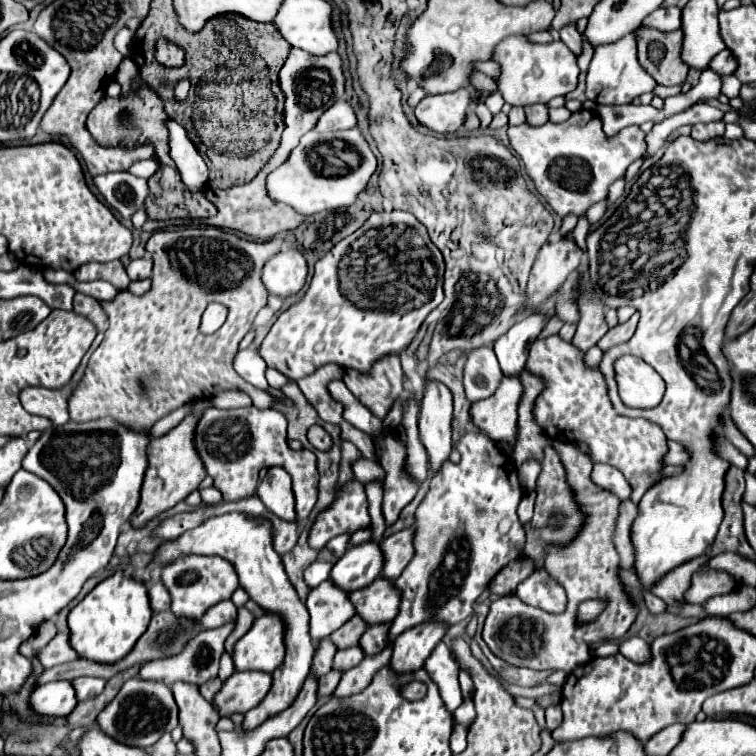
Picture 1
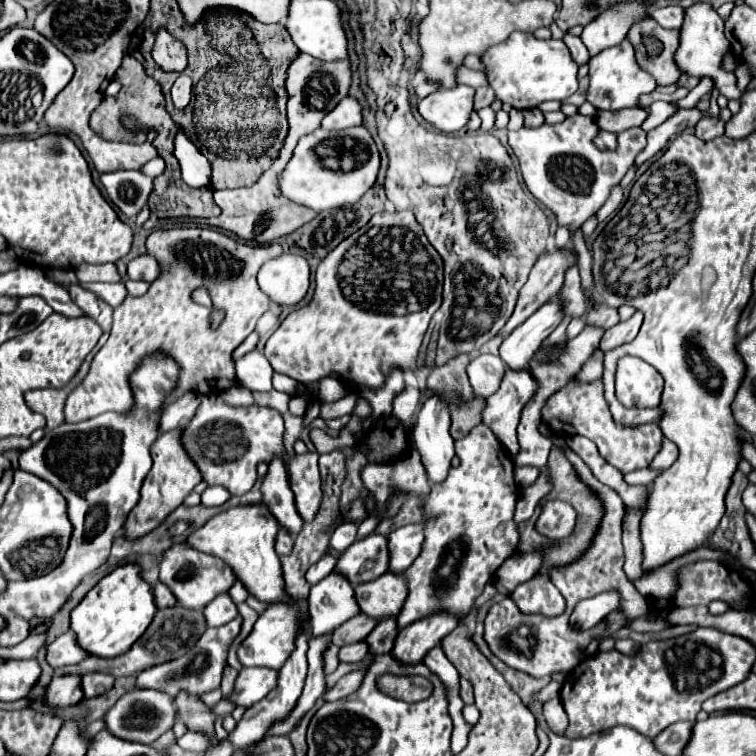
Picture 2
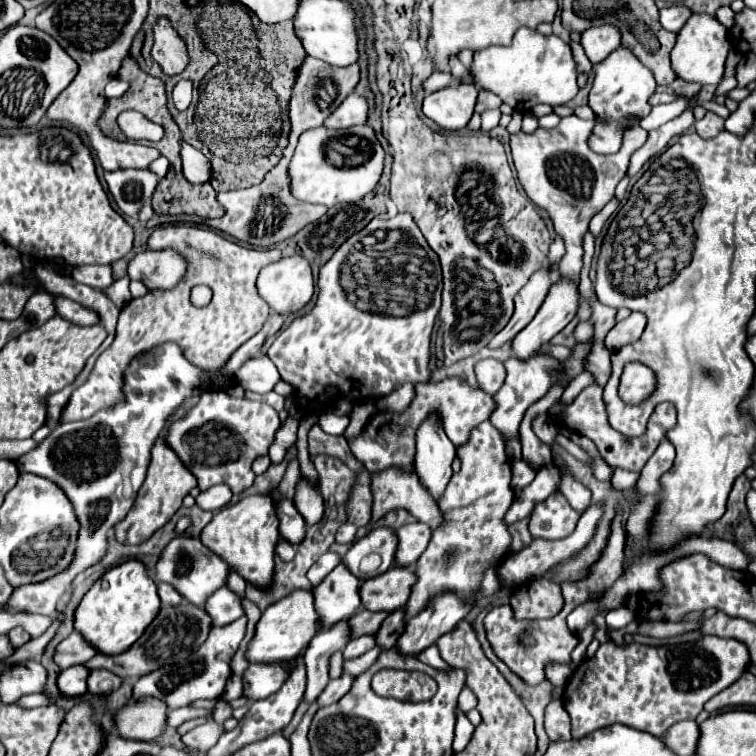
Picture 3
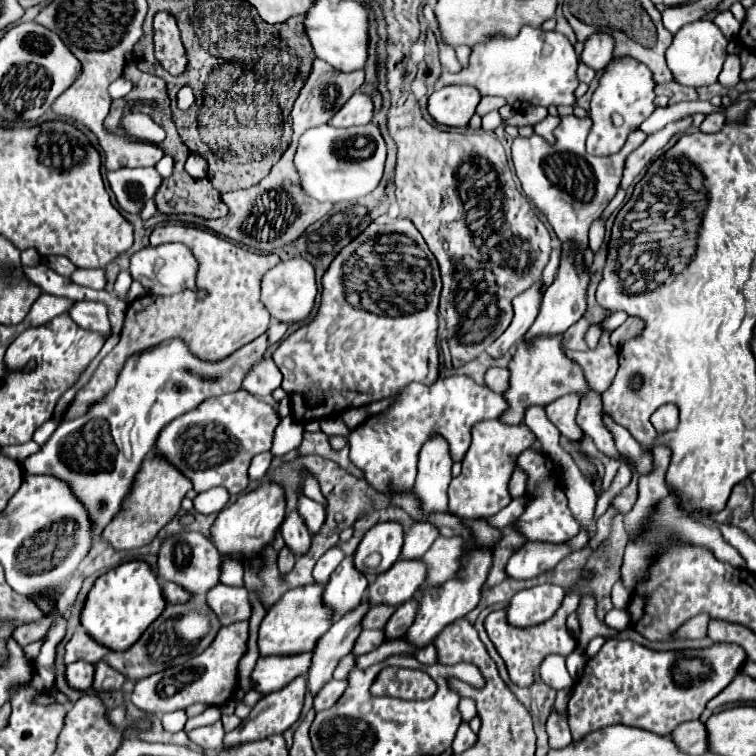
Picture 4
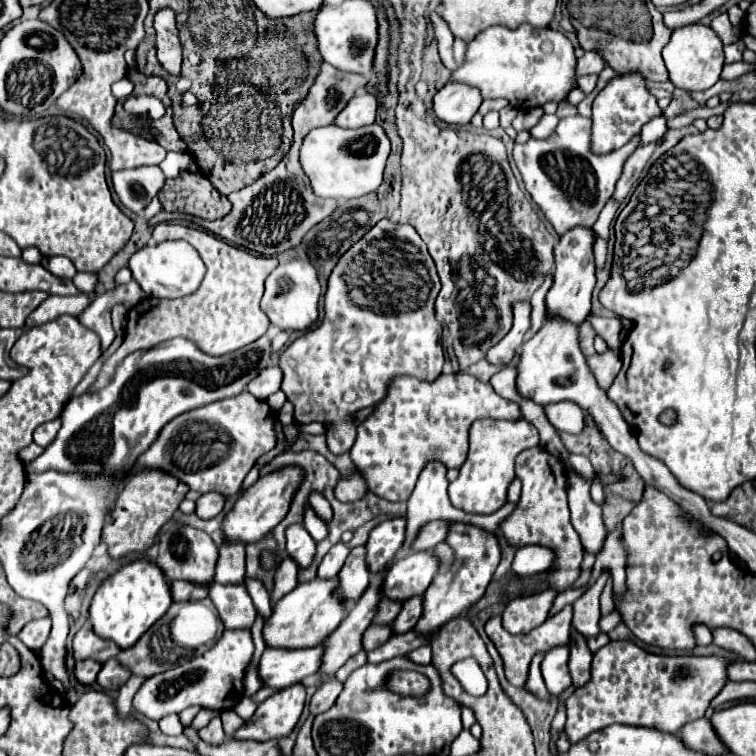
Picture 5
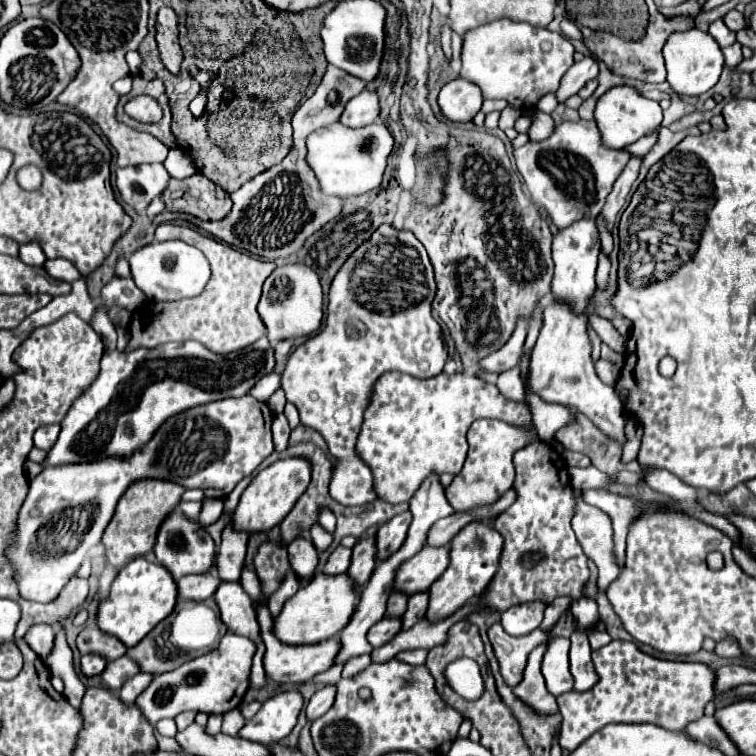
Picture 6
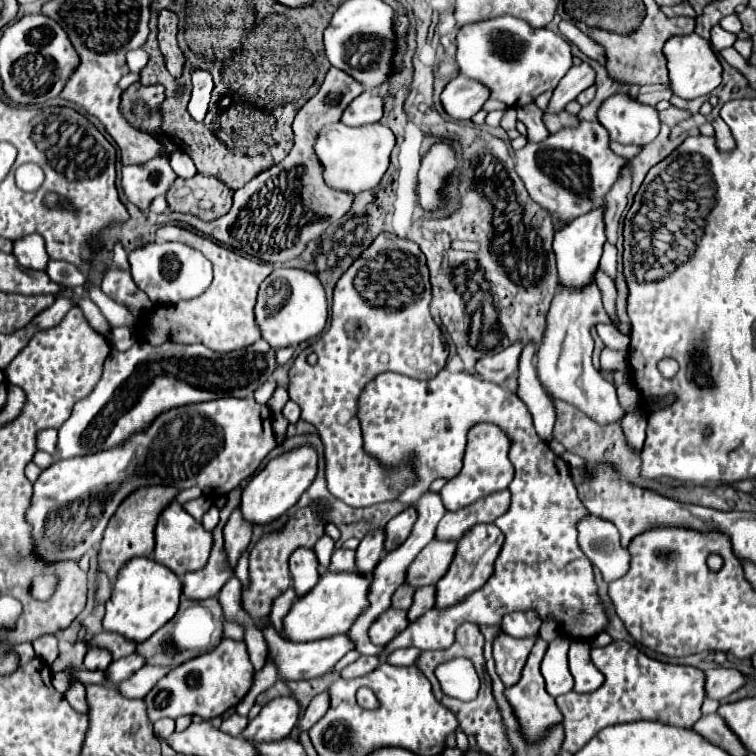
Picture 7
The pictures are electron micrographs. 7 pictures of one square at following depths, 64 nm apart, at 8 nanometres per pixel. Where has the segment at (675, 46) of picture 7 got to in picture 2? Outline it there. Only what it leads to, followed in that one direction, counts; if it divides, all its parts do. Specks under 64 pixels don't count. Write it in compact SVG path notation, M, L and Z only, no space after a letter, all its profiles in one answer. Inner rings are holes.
M696 2L692 6L688 6L684 10L684 24L680 30L680 46L676 50L676 64L682 72L692 74L692 76L710 76L716 84L716 88L720 90L720 94L724 94L726 98L740 98L742 92L736 86L736 76L722 70L720 62L722 56L730 50L730 44L724 36L724 22L720 20L720 16L716 14L716 10L706 4L706 2Z

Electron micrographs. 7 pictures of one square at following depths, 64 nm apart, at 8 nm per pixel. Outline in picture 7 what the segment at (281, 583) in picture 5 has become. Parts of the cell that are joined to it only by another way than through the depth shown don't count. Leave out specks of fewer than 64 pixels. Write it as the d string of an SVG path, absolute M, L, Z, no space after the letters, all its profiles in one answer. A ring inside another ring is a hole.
M290 586L284 594L280 594L276 600L274 600L274 604L272 604L272 612L270 612L270 620L272 620L272 624L280 630L280 620L284 618L284 612L288 612L288 608L292 606L292 600L296 598L296 592L294 592L294 588Z

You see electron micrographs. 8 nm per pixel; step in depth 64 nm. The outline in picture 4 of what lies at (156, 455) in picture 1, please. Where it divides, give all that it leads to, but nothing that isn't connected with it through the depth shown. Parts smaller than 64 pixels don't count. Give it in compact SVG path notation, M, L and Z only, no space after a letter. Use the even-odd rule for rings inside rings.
M160 454L146 456L144 468L140 468L140 476L136 478L136 488L132 488L132 496L128 504L124 504L124 512L120 512L120 516L108 524L102 538L116 550L132 550L150 544L158 530L162 530L176 516L188 490L192 490L192 482L174 464L170 464Z

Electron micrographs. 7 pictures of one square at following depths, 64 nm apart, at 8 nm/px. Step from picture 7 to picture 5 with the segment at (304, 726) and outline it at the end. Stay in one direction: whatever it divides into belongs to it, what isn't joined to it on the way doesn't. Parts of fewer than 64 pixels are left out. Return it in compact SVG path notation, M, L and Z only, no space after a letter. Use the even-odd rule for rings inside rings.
M330 680L330 682L324 682L322 686L318 686L316 694L312 696L312 702L310 702L310 712L316 716L316 714L322 714L326 712L338 698L338 694L342 692L342 682L338 680Z

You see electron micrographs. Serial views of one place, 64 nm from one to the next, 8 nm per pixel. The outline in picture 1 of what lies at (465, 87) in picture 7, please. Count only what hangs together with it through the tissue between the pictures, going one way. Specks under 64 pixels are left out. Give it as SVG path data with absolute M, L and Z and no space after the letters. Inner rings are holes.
M456 90L450 94L426 96L414 110L418 124L436 132L450 134L456 132L466 116L466 108L470 104L468 90Z

